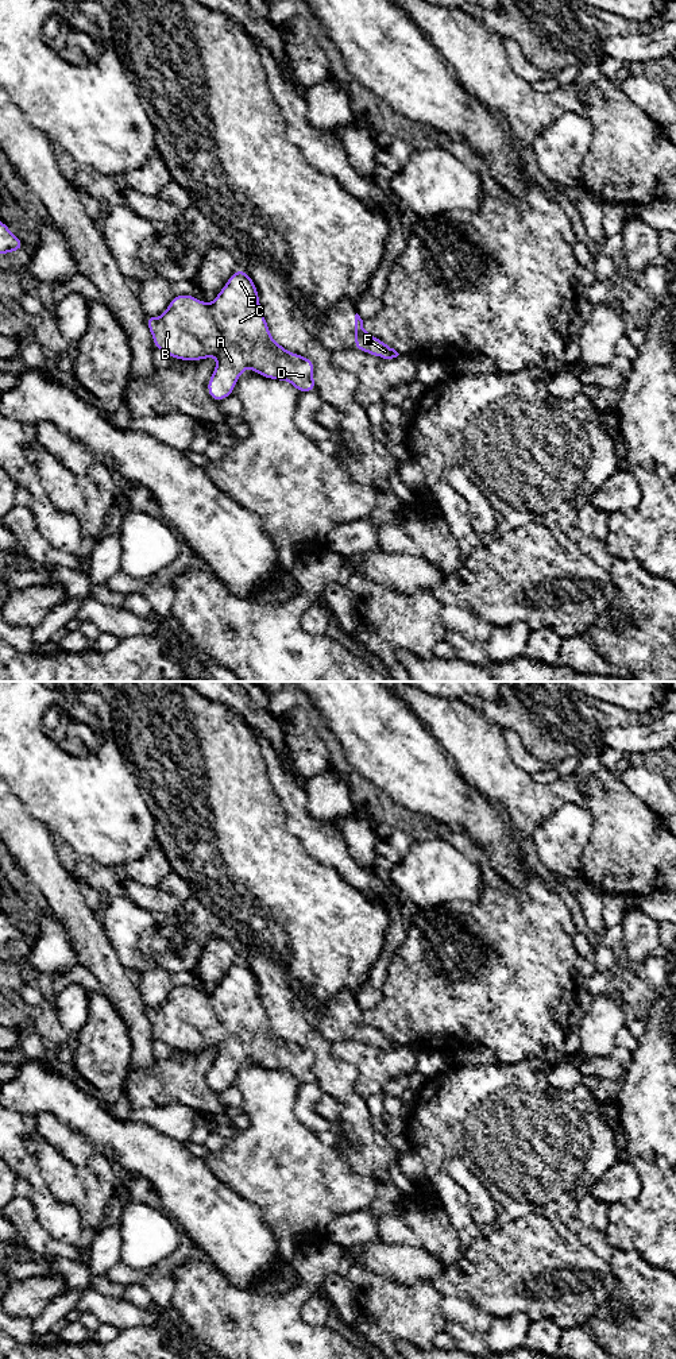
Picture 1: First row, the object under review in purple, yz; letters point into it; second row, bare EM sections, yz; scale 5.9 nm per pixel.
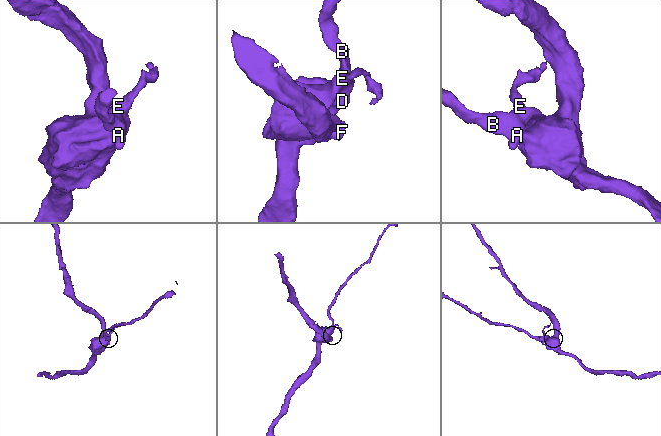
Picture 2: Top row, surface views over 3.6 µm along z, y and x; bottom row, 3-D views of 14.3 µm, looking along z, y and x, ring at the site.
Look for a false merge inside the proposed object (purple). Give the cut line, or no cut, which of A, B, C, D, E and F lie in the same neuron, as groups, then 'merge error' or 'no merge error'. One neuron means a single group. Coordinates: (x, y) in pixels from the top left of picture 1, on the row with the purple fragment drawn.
no cut; A B C D E F; no merge error

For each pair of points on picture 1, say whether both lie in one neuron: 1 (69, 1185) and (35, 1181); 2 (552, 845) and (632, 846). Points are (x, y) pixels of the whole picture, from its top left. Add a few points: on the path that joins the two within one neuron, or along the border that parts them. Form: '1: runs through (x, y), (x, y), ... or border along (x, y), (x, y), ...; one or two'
1: border along (31, 1154), (49, 1190), (60, 1201), (68, 1204); two
2: border along (591, 814), (591, 834), (580, 856), (584, 877); two

